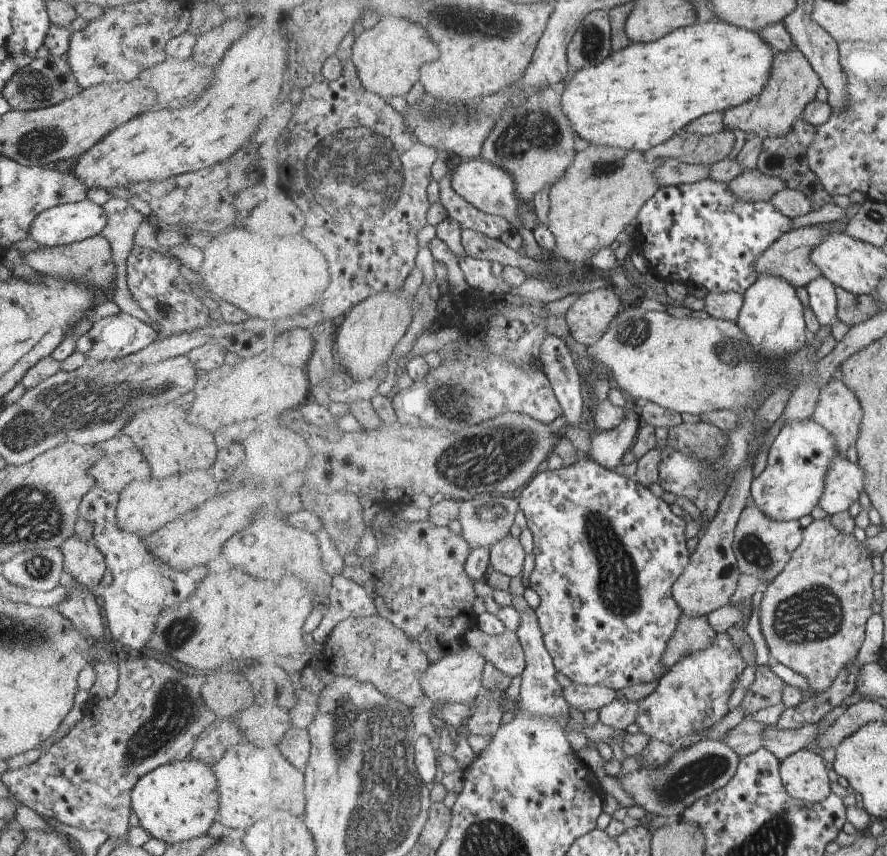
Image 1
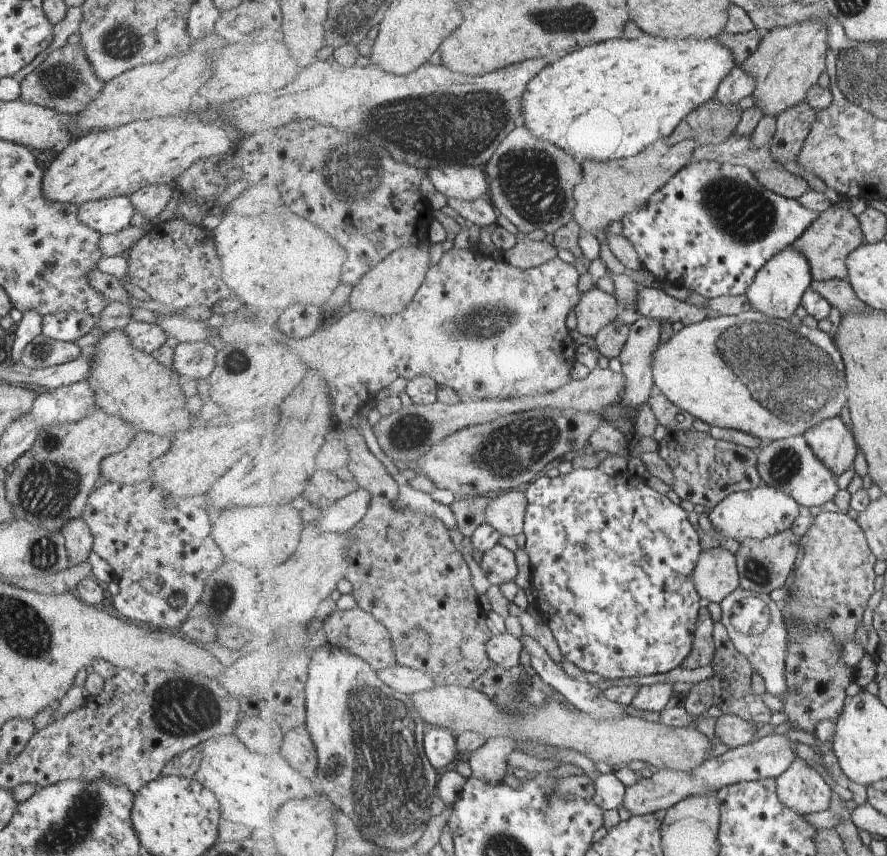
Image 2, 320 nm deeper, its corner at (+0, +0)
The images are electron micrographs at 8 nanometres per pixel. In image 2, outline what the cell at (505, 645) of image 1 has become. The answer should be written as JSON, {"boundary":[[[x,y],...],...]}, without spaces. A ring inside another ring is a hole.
{"boundary":[[[495,634],[487,642],[487,656],[495,665],[505,668],[513,668],[521,660],[524,644],[520,638],[515,638],[513,634]]]}

